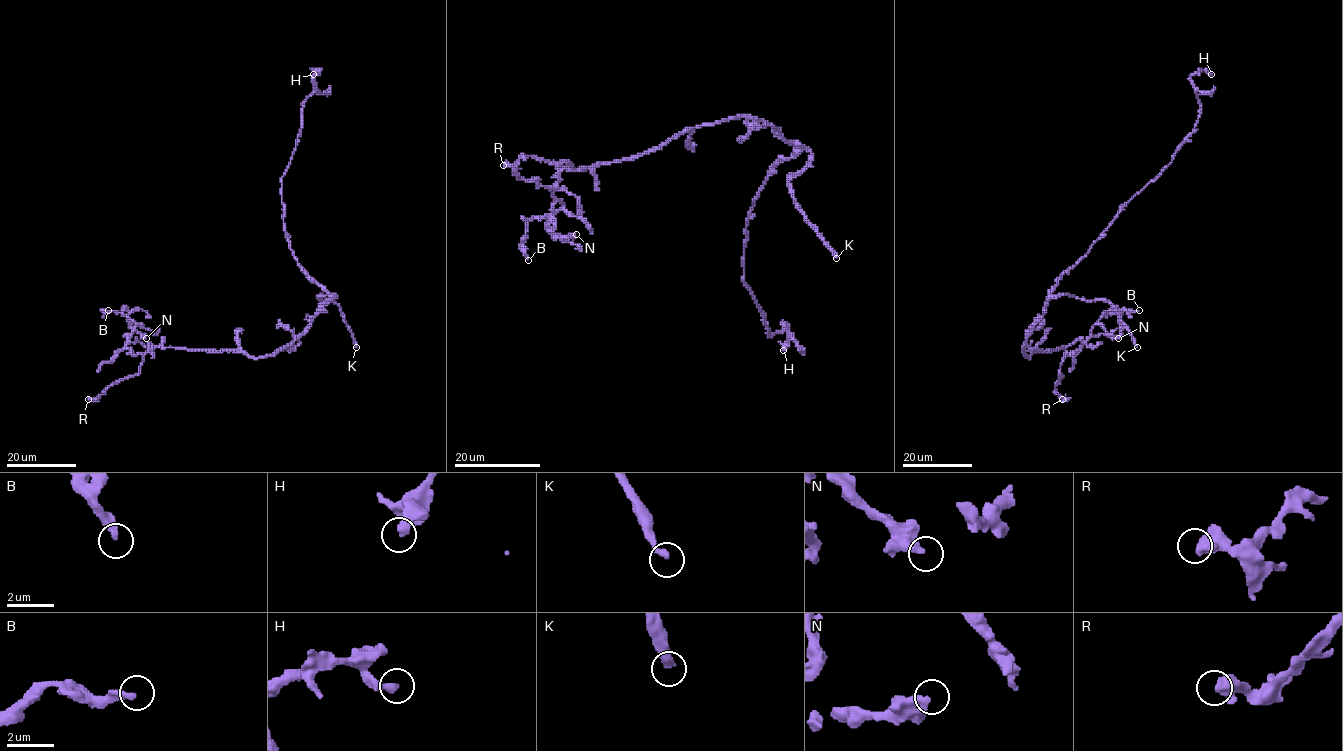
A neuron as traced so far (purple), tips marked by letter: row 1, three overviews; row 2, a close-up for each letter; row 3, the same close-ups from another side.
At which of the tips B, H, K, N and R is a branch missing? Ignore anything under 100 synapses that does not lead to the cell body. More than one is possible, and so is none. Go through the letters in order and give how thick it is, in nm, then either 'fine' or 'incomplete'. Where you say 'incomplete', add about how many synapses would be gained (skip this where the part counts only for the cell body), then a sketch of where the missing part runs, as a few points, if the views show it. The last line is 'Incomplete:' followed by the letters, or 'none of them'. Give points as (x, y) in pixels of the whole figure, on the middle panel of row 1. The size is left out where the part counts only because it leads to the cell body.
B: 340 nm thick; fine
H: 340 nm thick; fine
K: 320 nm thick; incomplete; about 120 synapses
N: 400 nm thick; fine
R: 600 nm thick; fine
Incomplete: K

